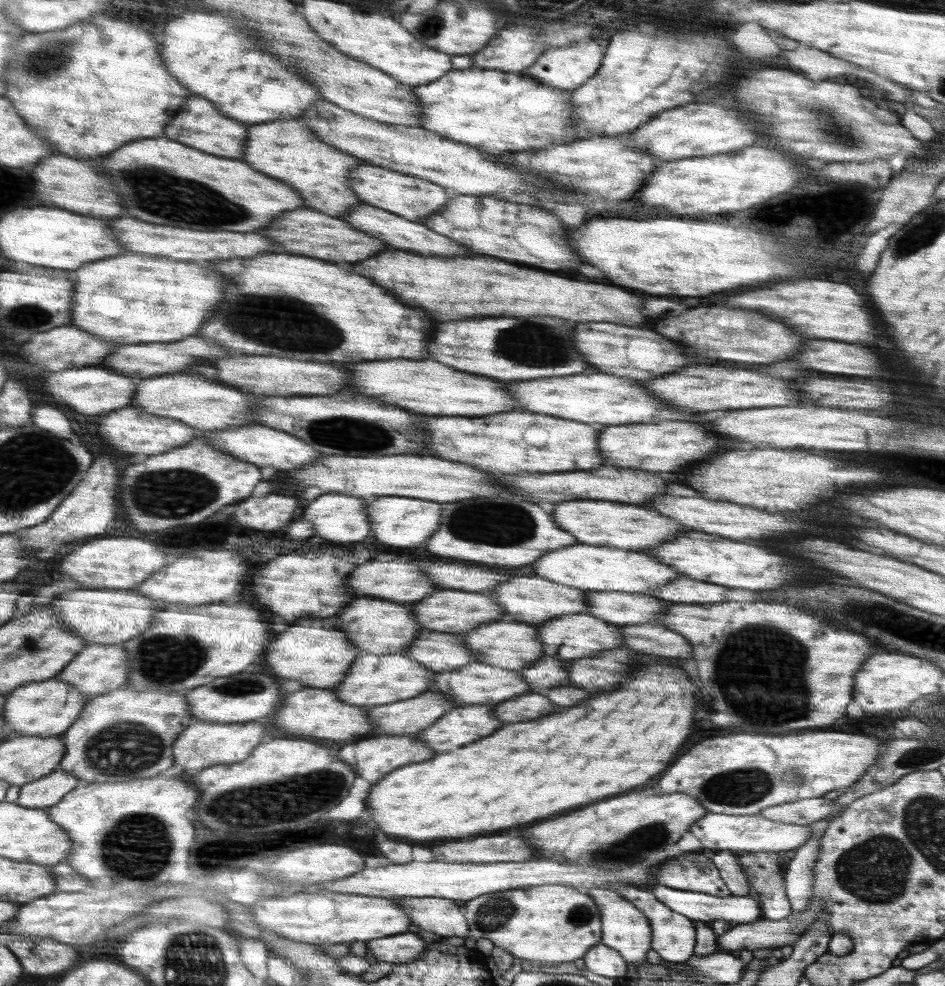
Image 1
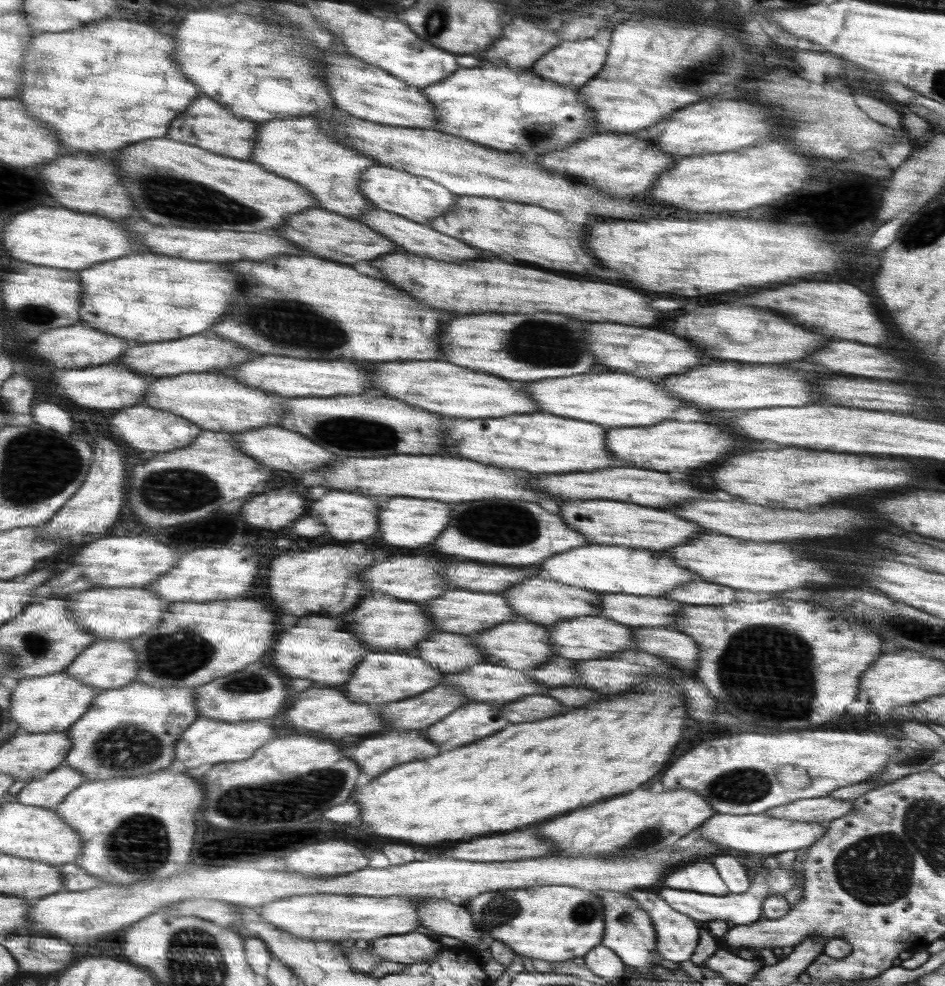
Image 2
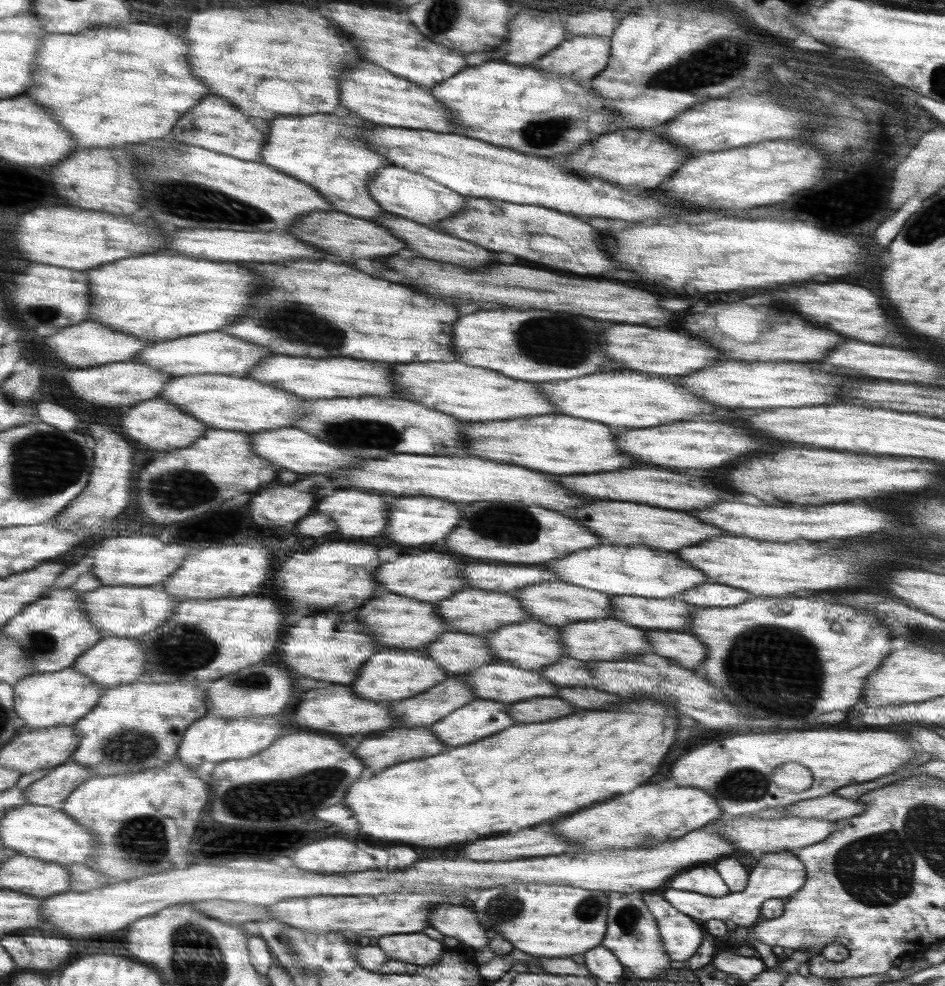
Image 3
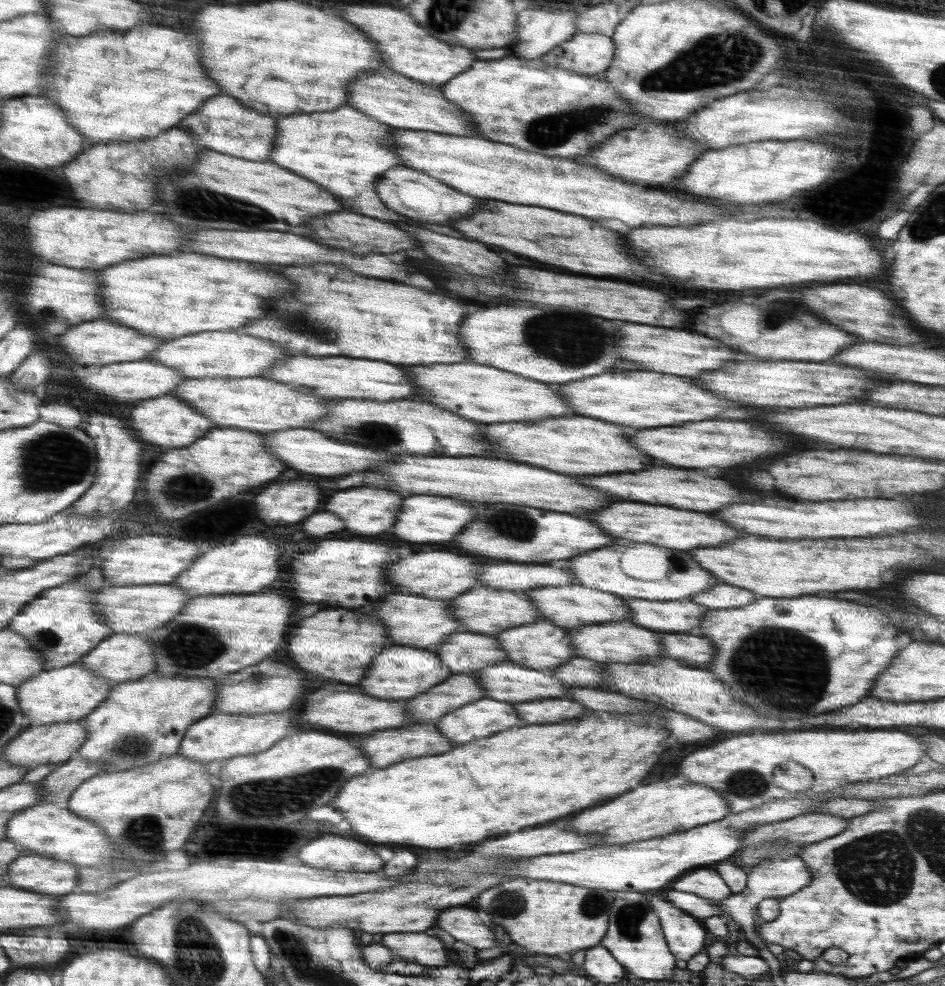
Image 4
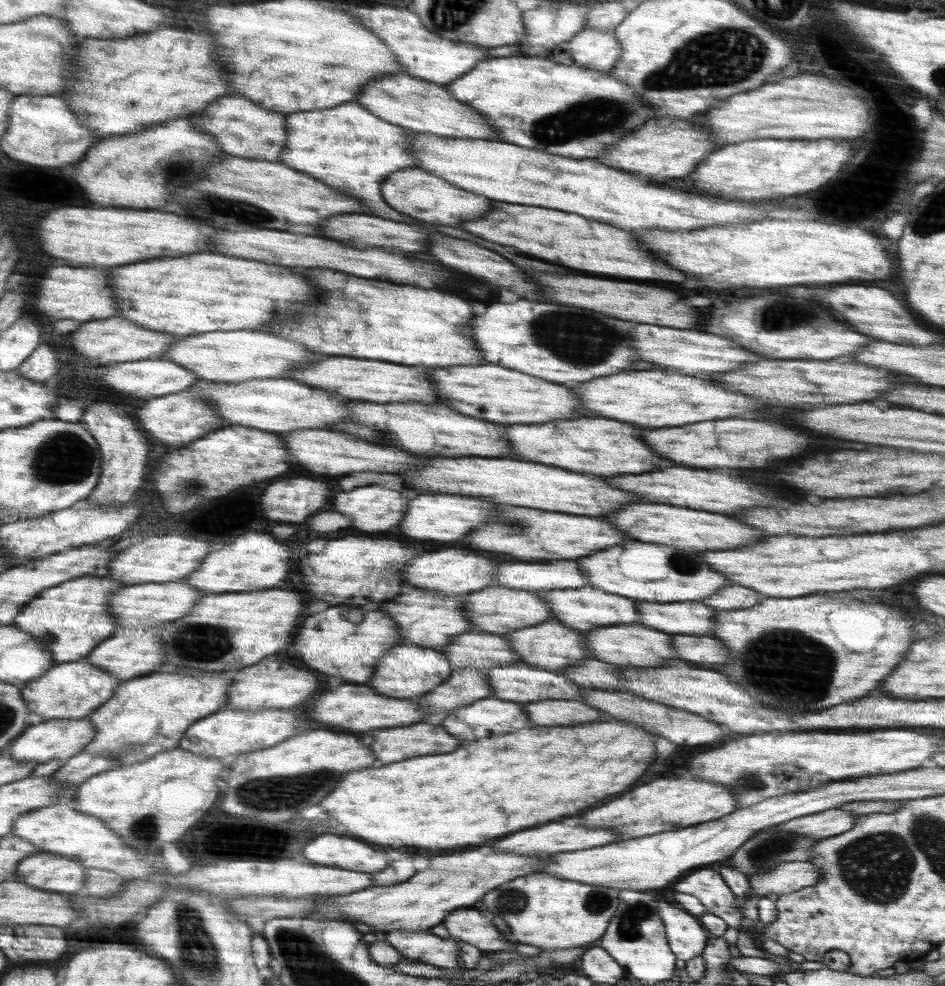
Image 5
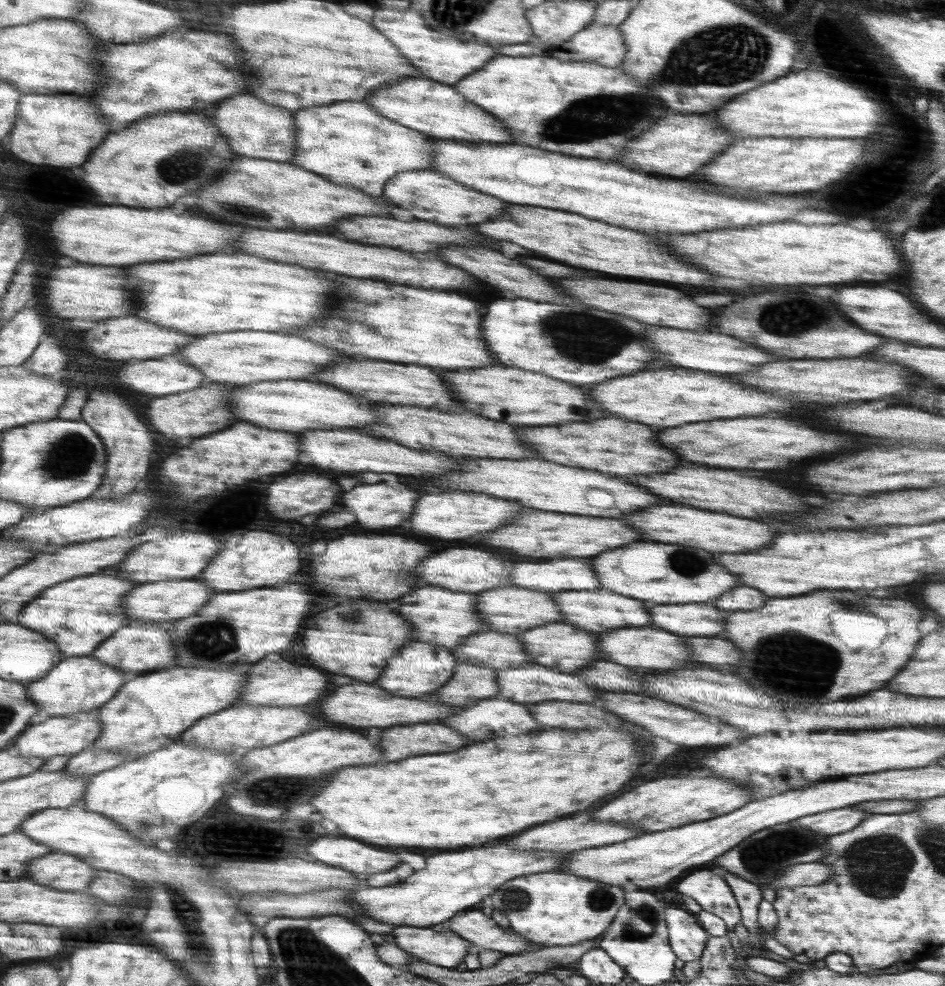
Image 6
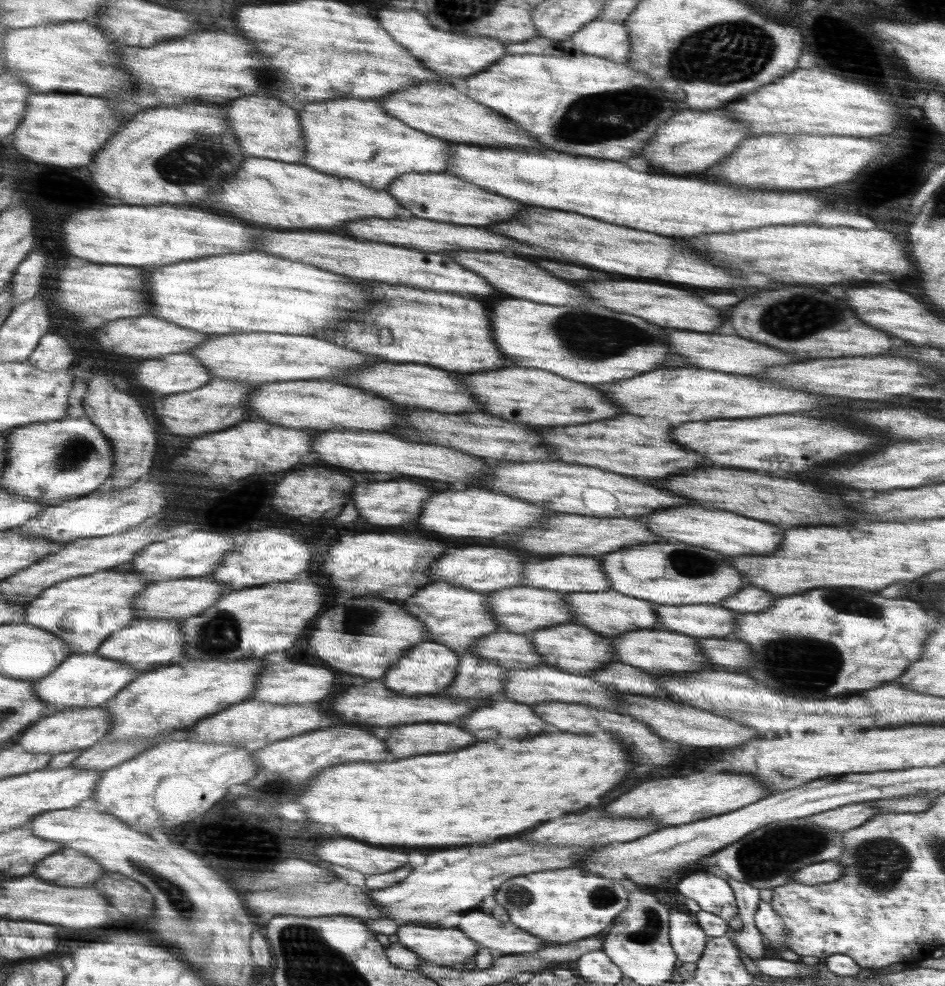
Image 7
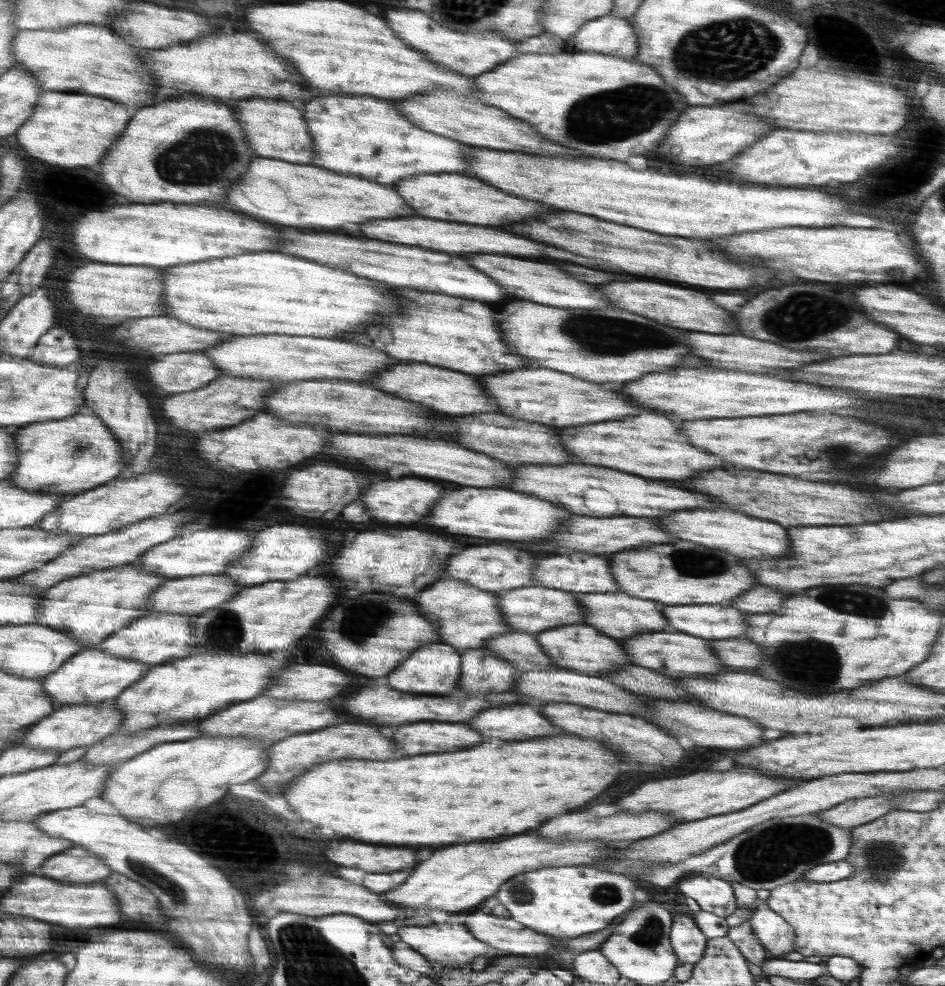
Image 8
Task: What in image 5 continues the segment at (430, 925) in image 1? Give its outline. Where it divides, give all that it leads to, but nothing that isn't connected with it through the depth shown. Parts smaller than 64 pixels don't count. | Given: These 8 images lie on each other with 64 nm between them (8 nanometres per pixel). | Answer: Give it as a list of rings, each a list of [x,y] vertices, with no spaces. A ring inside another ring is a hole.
[[[454,910],[441,922],[452,937],[470,942],[481,951],[514,950],[516,942],[502,936],[494,923],[482,918],[478,910]]]

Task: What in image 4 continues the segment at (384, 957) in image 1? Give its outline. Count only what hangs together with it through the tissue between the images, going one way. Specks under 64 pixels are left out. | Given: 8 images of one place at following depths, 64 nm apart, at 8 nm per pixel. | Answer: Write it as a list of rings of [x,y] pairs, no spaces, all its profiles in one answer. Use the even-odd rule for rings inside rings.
[[[408,932],[408,934],[386,934],[382,944],[392,948],[398,958],[420,962],[426,966],[448,964],[448,946],[434,936],[426,936],[424,932]]]

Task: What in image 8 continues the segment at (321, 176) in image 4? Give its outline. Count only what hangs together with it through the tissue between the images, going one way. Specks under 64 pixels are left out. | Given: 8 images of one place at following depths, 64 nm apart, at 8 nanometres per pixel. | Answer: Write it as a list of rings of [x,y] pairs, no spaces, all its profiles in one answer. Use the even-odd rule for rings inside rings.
[[[338,94],[314,98],[306,104],[306,114],[310,114],[310,126],[314,126],[314,138],[318,138],[318,162],[312,162],[316,166],[342,174],[378,176],[374,180],[386,184],[400,182],[404,176],[464,172],[468,168],[466,152],[472,145],[414,125],[398,112],[394,100]]]

